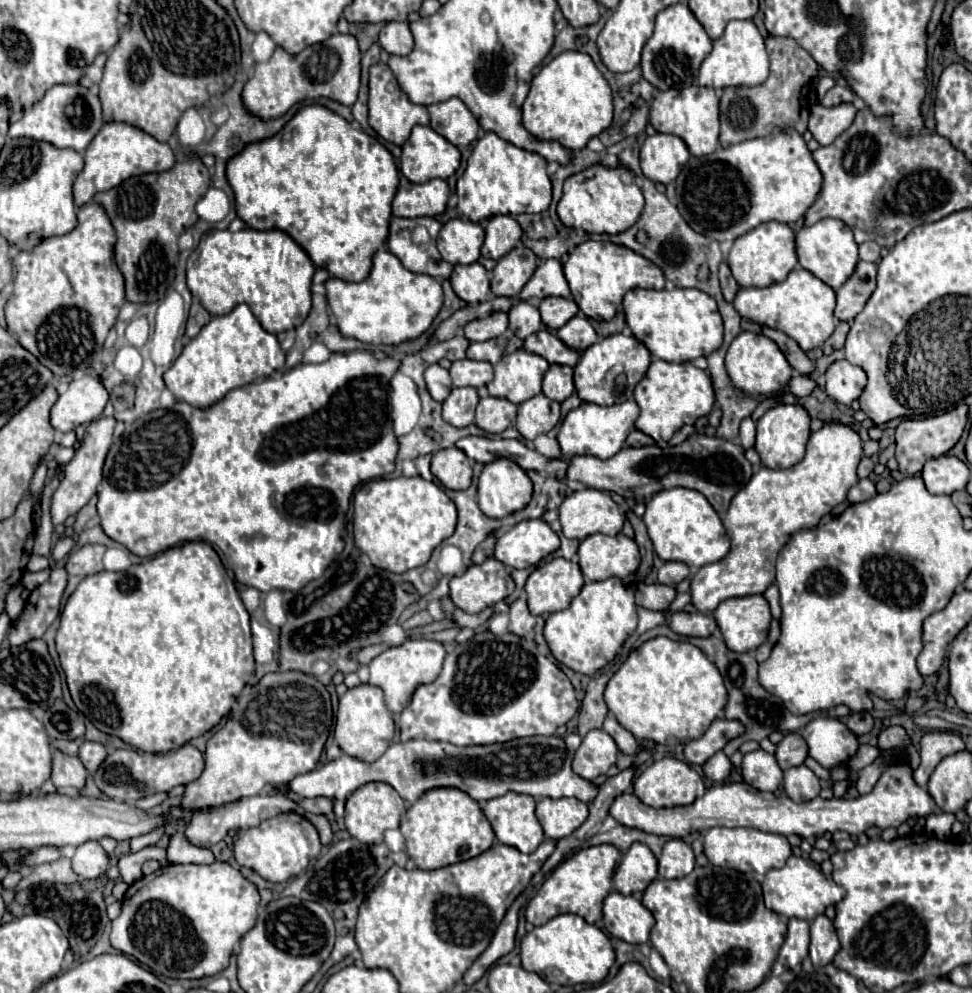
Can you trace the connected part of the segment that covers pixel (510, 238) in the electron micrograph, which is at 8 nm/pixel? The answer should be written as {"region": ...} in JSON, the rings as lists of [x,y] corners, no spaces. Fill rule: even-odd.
{"region":[[[496,215],[486,225],[486,239],[482,253],[490,259],[500,259],[520,241],[522,229],[512,215]]]}

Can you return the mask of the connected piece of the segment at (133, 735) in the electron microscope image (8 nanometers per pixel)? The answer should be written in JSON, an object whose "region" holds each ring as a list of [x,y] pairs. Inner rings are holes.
{"region":[[[190,541],[184,545],[170,547],[156,555],[154,559],[142,561],[138,565],[132,565],[124,573],[108,573],[100,571],[96,575],[90,575],[76,587],[76,591],[68,597],[64,611],[60,615],[60,627],[56,635],[56,649],[60,655],[60,665],[66,673],[66,683],[70,689],[70,695],[78,707],[100,731],[108,735],[116,735],[128,745],[146,751],[146,753],[166,753],[170,749],[178,749],[186,745],[190,739],[204,735],[214,725],[220,723],[224,715],[228,715],[234,699],[240,695],[244,685],[254,673],[254,657],[252,657],[252,636],[250,616],[235,588],[232,580],[218,557],[218,553],[212,549],[206,541]]]}

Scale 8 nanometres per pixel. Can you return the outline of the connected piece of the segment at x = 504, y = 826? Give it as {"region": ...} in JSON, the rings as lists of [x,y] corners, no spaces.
{"region":[[[506,793],[490,799],[484,805],[484,815],[490,821],[496,839],[522,853],[536,851],[544,841],[544,831],[534,815],[534,799],[530,795]]]}

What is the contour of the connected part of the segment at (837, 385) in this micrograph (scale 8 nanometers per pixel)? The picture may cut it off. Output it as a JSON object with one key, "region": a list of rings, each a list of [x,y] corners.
{"region":[[[848,361],[832,363],[824,375],[824,389],[828,397],[834,399],[836,403],[850,405],[854,399],[860,397],[864,387],[866,387],[864,371]]]}

